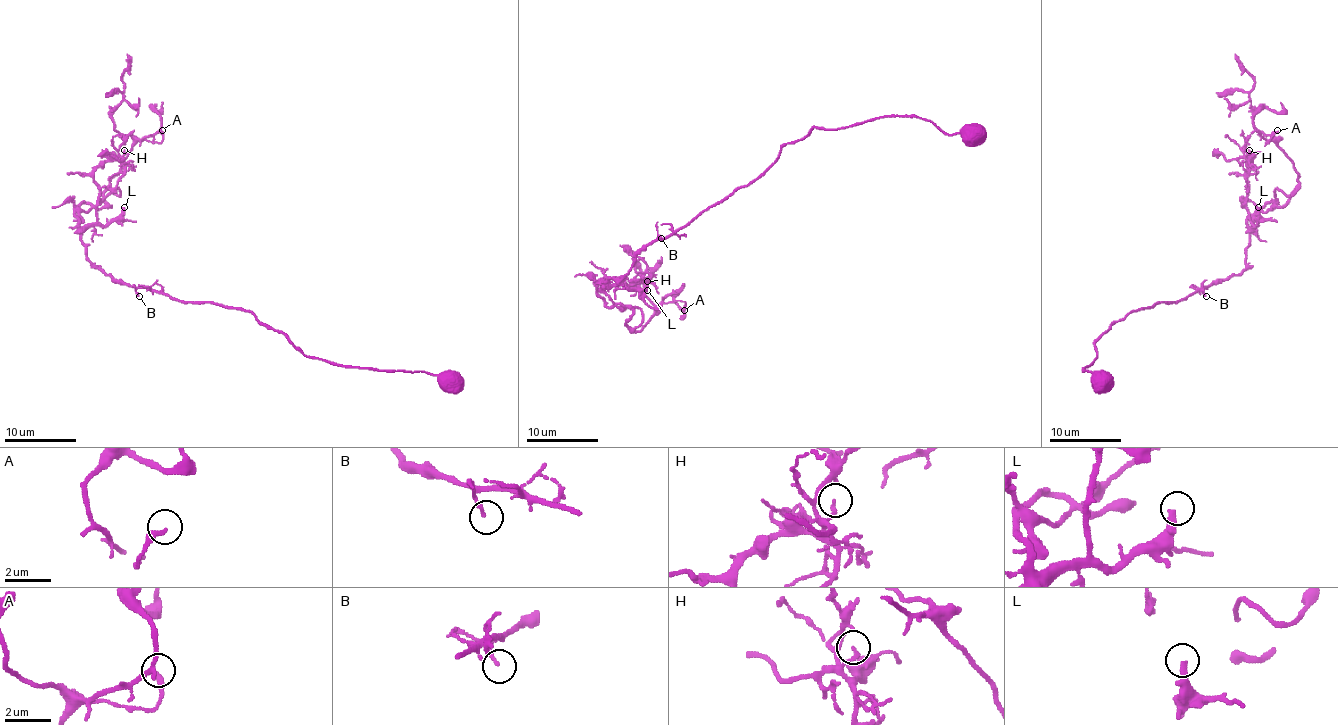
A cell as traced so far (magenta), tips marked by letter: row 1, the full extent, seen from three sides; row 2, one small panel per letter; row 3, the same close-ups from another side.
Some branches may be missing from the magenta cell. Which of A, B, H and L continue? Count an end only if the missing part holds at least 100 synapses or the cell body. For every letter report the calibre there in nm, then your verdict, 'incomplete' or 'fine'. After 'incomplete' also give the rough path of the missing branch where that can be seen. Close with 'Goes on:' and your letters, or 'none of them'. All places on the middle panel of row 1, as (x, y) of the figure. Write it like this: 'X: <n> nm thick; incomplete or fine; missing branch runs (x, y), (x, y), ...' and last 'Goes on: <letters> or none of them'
A: 280 nm thick; fine
B: 80 nm thick; fine
H: 140 nm thick; fine
L: 320 nm thick; incomplete; missing branch runs (647, 290), (654, 301), (651, 304), (631, 306), (577, 342), (574, 351), (581, 367), (602, 381)
Goes on: L

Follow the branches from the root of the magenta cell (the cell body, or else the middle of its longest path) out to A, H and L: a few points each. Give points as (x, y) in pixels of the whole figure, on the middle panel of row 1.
A: (972, 133), (892, 115), (788, 142), (761, 174), (604, 281), (636, 331), (663, 303), (684, 310)
H: (972, 133), (949, 135), (899, 115), (815, 128), (747, 185), (652, 240), (620, 279), (604, 281), (647, 281)
L: (972, 133), (949, 135), (899, 115), (815, 128), (747, 185), (652, 240), (620, 279), (604, 281), (647, 290)

